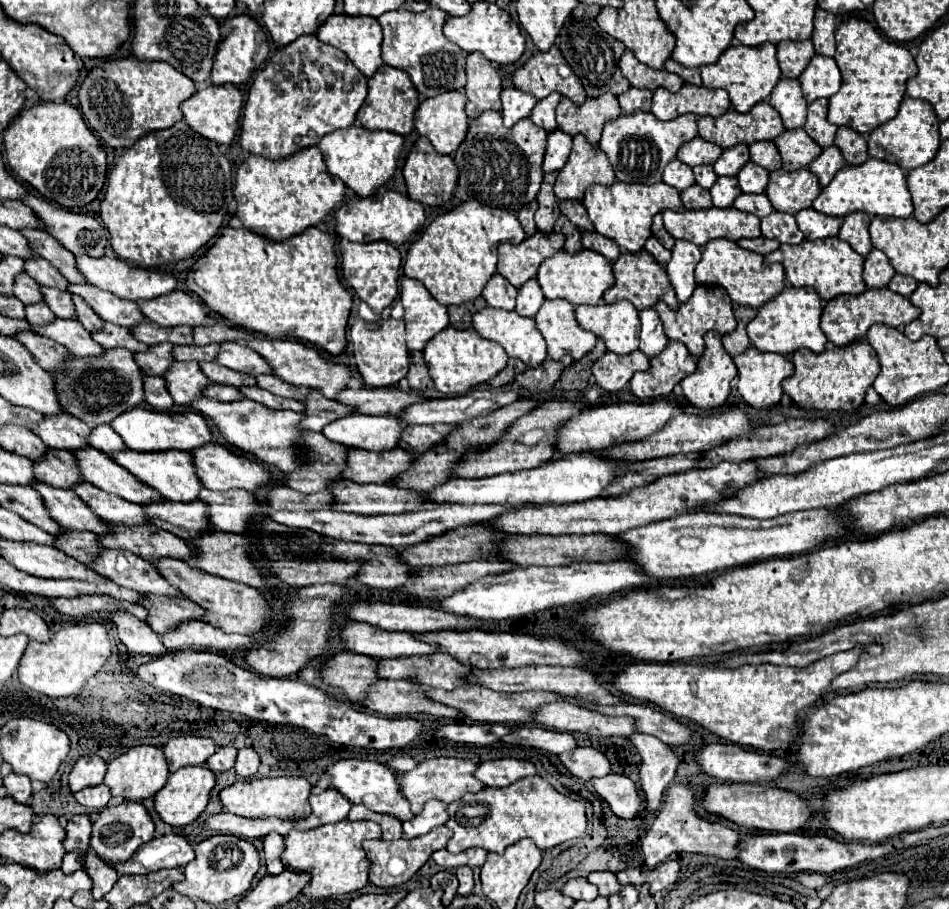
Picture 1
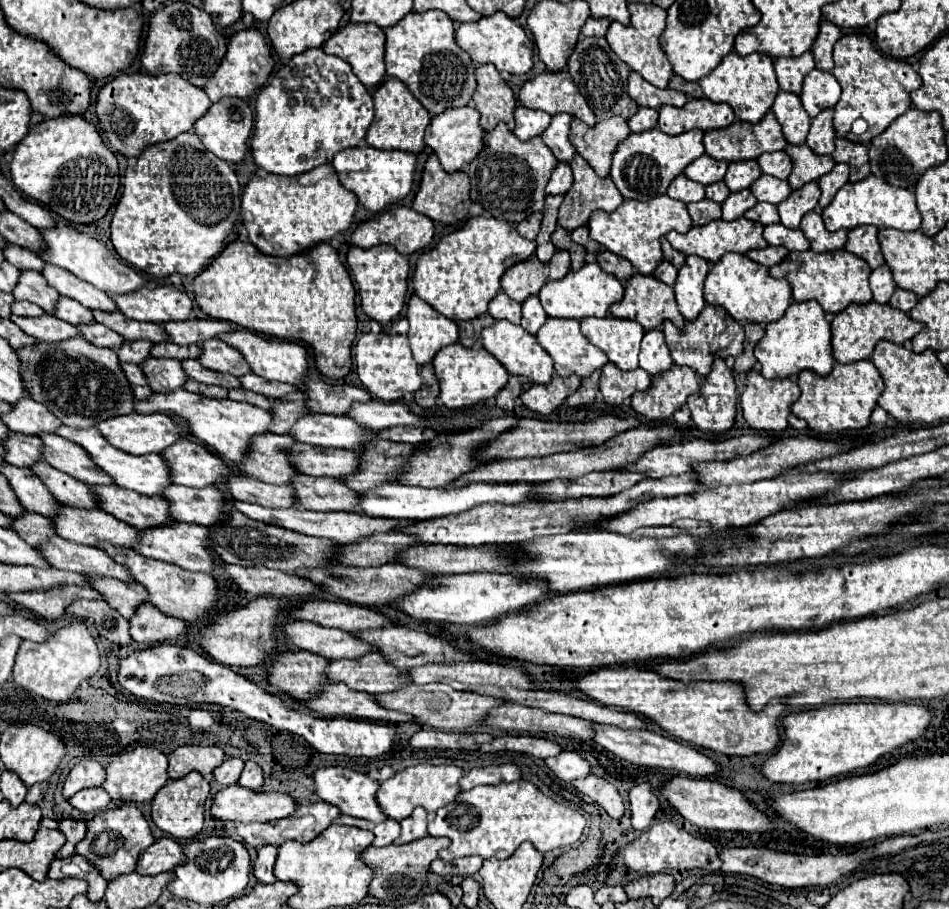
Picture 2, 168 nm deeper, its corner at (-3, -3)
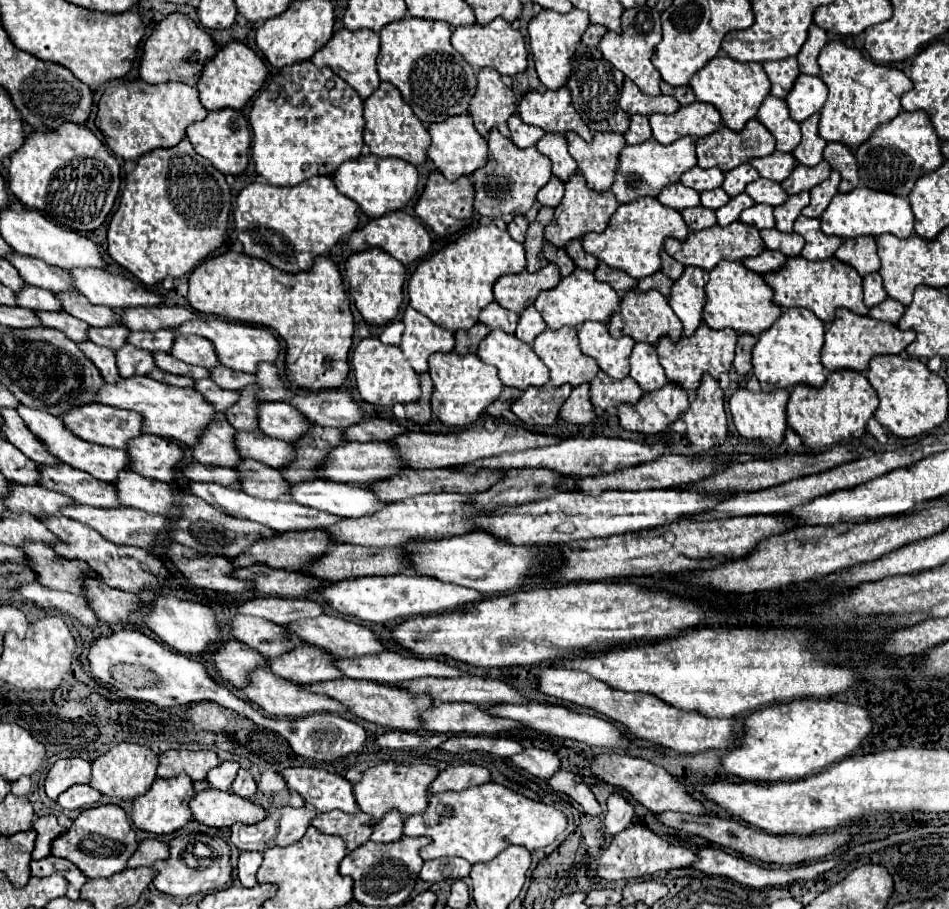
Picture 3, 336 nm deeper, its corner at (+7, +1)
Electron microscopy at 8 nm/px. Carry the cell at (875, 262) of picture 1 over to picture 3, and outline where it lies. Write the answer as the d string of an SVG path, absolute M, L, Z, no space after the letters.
M869 273L867 277L863 277L863 289L865 289L867 307L875 307L887 299L887 293L883 289L883 279L879 273Z

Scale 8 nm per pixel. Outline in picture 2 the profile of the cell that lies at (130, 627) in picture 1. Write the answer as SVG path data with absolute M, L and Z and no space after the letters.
M79 599L69 607L69 613L81 619L91 619L97 625L97 631L101 637L109 639L111 643L117 643L121 647L129 647L133 643L133 637L129 635L131 623L119 615L107 601L87 601Z

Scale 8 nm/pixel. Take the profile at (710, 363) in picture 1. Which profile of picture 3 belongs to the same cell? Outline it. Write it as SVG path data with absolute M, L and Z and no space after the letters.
M705 375L705 379L701 381L695 401L683 415L683 421L687 425L687 439L691 443L691 449L697 455L725 441L727 413L723 403L723 391L711 375Z

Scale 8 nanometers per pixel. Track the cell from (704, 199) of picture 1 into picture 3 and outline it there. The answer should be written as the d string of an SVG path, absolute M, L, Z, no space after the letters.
M691 207L689 211L683 211L681 213L687 227L691 231L703 231L707 227L713 227L717 223L717 217L715 217L715 211L705 211L705 207Z

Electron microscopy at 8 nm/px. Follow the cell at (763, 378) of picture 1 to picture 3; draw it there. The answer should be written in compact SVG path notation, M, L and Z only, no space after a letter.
M739 389L729 401L729 411L733 415L733 423L737 427L737 433L747 441L759 441L771 449L777 449L783 443L785 429L787 429L787 415L785 407L789 401L787 389L777 389L773 393L753 393L749 389Z

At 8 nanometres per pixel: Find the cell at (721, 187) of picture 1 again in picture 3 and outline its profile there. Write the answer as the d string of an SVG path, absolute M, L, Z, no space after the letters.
M741 193L741 195L733 197L725 207L721 207L721 209L717 211L719 225L725 227L725 225L729 225L729 223L733 223L733 221L739 221L741 211L747 209L747 207L753 207L753 205L755 205L755 201L753 201L747 193Z

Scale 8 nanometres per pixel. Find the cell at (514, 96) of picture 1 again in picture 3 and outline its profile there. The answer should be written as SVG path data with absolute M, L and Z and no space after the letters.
M513 115L513 119L509 119L509 129L511 129L511 141L519 149L535 147L537 141L545 135L545 131L541 131L541 127L529 127L527 123L523 123L519 119L519 115Z

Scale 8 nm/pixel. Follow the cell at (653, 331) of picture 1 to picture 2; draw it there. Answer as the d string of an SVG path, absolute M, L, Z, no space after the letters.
M661 329L645 331L645 337L641 341L641 353L639 353L639 367L645 369L649 375L657 375L673 365L673 359L669 355L665 337Z

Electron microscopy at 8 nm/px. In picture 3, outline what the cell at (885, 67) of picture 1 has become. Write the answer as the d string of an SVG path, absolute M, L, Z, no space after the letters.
M831 41L823 47L819 67L819 77L829 89L829 99L821 109L819 135L825 141L843 143L849 149L857 149L879 125L897 117L901 111L901 97L911 89L911 79L905 77L903 71L873 63L871 59L863 57L859 49L847 47L843 41Z

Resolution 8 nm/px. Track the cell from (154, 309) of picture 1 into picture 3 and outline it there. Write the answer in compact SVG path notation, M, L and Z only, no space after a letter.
M71 269L73 287L85 295L95 305L105 305L109 309L123 309L123 307L151 307L161 305L163 297L149 291L141 283L133 283L127 277L105 269Z

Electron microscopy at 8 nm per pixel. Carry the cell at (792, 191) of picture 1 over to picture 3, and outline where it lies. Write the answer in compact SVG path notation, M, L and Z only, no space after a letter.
M803 191L801 195L791 195L781 207L775 207L777 229L783 233L793 233L793 223L807 205L809 205L809 193Z

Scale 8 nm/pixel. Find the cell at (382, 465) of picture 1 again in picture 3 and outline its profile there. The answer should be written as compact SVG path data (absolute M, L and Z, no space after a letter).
M257 429L255 431L237 431L235 443L237 443L237 453L243 459L255 459L255 461L265 463L275 469L285 467L295 455L293 443L269 439L267 435L261 435L261 431L257 431Z

